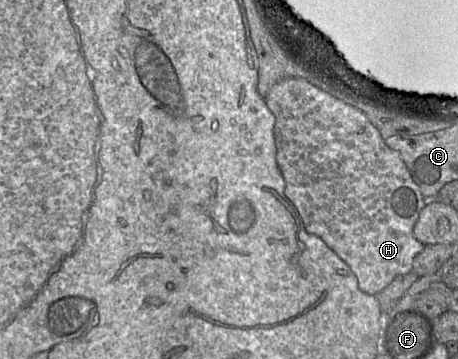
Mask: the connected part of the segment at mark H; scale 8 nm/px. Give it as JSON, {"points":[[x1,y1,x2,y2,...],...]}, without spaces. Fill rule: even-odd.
{"points":[[288,78,272,86,265,97,266,105,275,117,274,140,276,160,285,180,285,195,296,208,306,231,320,237,351,268,358,280,358,288,368,294,378,295,393,279,412,271,415,256,424,249,424,244,413,235,413,227,421,210,428,201,414,182,398,151,386,146,379,131,359,110,344,104,326,92,299,78]]}

